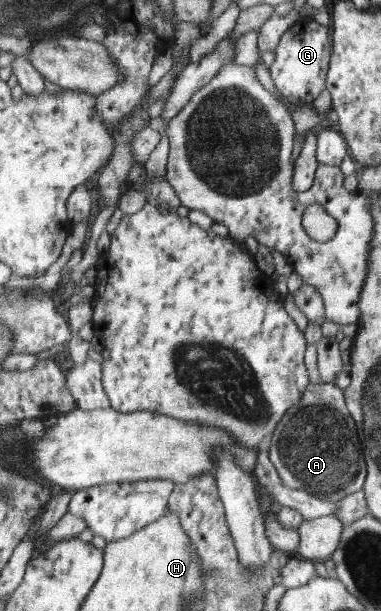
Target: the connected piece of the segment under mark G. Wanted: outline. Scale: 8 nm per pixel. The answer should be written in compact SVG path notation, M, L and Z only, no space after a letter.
M299 18L281 38L275 61L268 68L280 95L289 102L313 103L325 89L325 74L328 72L332 54L331 26L321 26L316 20Z

